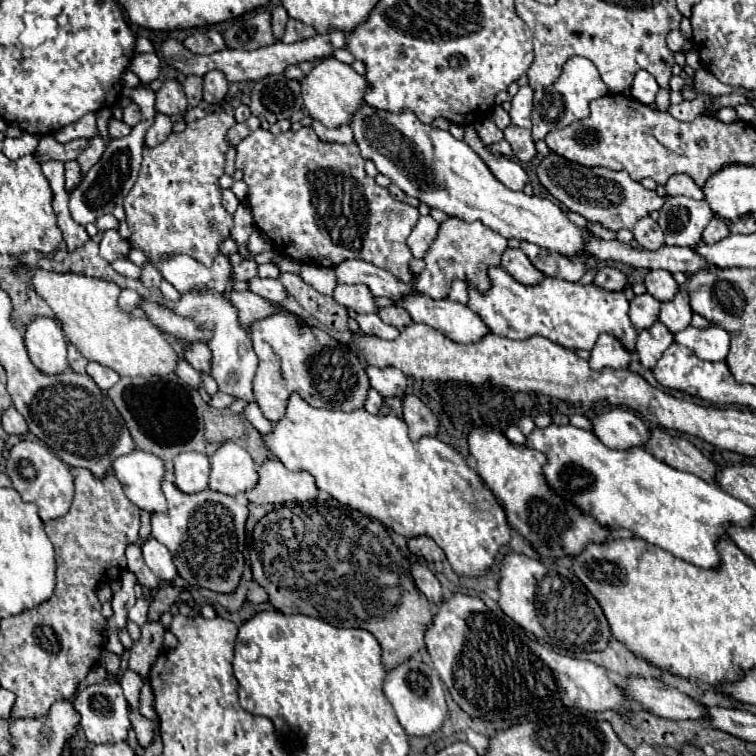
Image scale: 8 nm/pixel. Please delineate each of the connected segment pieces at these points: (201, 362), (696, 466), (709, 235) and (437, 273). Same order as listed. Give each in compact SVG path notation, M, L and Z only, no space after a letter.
M190 342L184 348L184 358L198 370L198 372L210 372L210 350L204 342Z
M650 428L650 438L644 442L644 450L676 470L714 482L716 466L694 444L678 436L670 436L664 428Z
M712 218L710 220L710 224L706 226L706 230L704 230L704 234L702 234L702 240L704 242L708 242L708 244L714 244L714 242L718 242L718 240L722 240L722 238L726 238L730 234L730 230L728 230L728 224L726 224L726 220L722 220L722 218Z
M448 218L440 224L438 236L430 250L424 256L426 270L418 274L416 290L434 298L442 300L450 292L452 278L460 278L464 282L476 284L480 290L486 290L490 286L490 280L486 276L488 266L500 266L500 256L506 250L506 238L494 232L492 228L486 228L482 222L464 222L462 218Z

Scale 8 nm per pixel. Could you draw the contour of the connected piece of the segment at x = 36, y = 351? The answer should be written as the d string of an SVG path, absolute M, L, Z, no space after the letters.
M46 316L34 318L24 330L24 342L30 360L44 374L60 374L68 370L66 342L56 320Z

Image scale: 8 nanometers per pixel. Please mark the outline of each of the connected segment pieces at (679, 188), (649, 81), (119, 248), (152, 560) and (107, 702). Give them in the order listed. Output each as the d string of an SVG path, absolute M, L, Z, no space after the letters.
M674 174L668 184L666 184L666 194L668 196L690 196L694 200L702 200L702 188L698 184L694 184L694 180L690 180L690 176L686 174Z
M638 70L634 84L632 84L632 98L636 98L638 102L648 106L654 102L654 96L658 94L658 90L660 90L660 86L654 80L654 76L650 76L650 72L646 72L646 70Z
M106 230L104 238L100 242L100 256L108 262L114 262L116 258L126 258L130 252L130 242L124 240L116 230Z
M148 538L142 544L142 554L144 554L144 562L148 564L148 568L164 582L170 582L176 576L176 566L172 564L172 556L168 552L168 548L164 544L160 544L154 538Z
M102 682L102 684L94 684L88 686L80 692L76 692L74 700L74 710L80 716L80 726L86 734L86 738L94 744L106 744L106 742L122 742L128 736L128 728L130 728L130 720L128 720L128 702L124 698L124 692L120 688L118 682Z

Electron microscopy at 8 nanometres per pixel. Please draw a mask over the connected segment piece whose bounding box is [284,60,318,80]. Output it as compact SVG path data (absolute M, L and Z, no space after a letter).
M312 60L312 62L302 62L302 64L294 64L294 66L290 66L290 68L286 68L286 72L284 72L284 76L286 78L294 78L294 80L300 80L306 72L310 72L310 68L316 64L318 60Z

